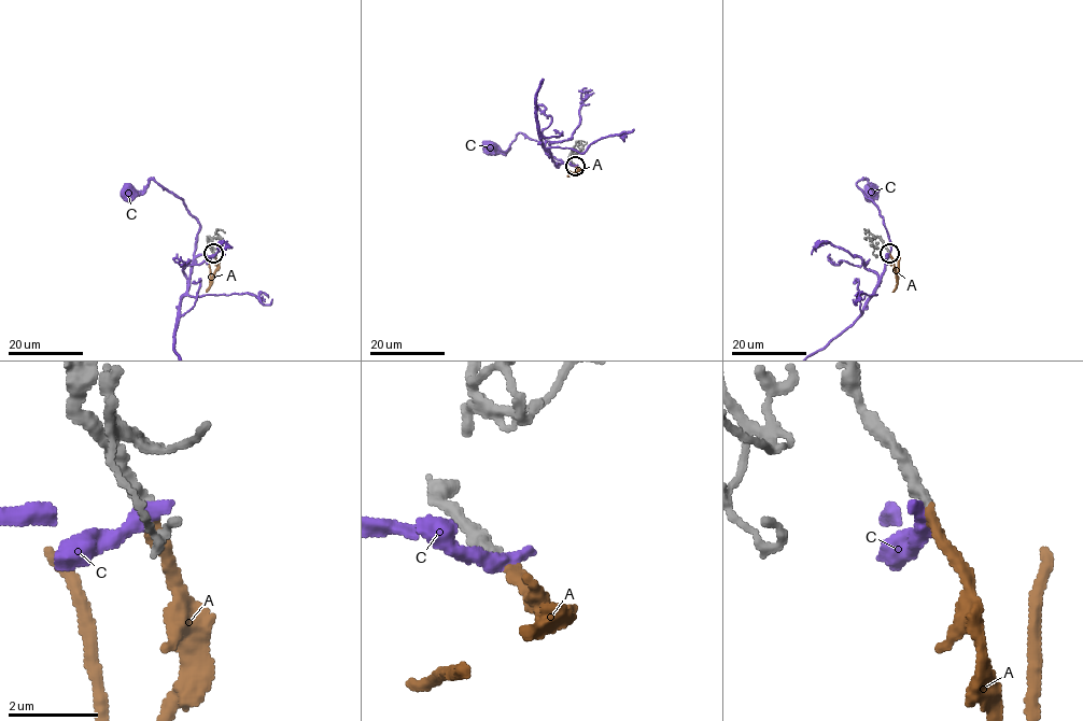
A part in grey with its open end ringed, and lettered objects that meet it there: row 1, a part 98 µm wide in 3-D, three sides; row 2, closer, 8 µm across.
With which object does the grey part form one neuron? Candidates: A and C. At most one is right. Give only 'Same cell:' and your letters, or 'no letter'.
Same cell: A

